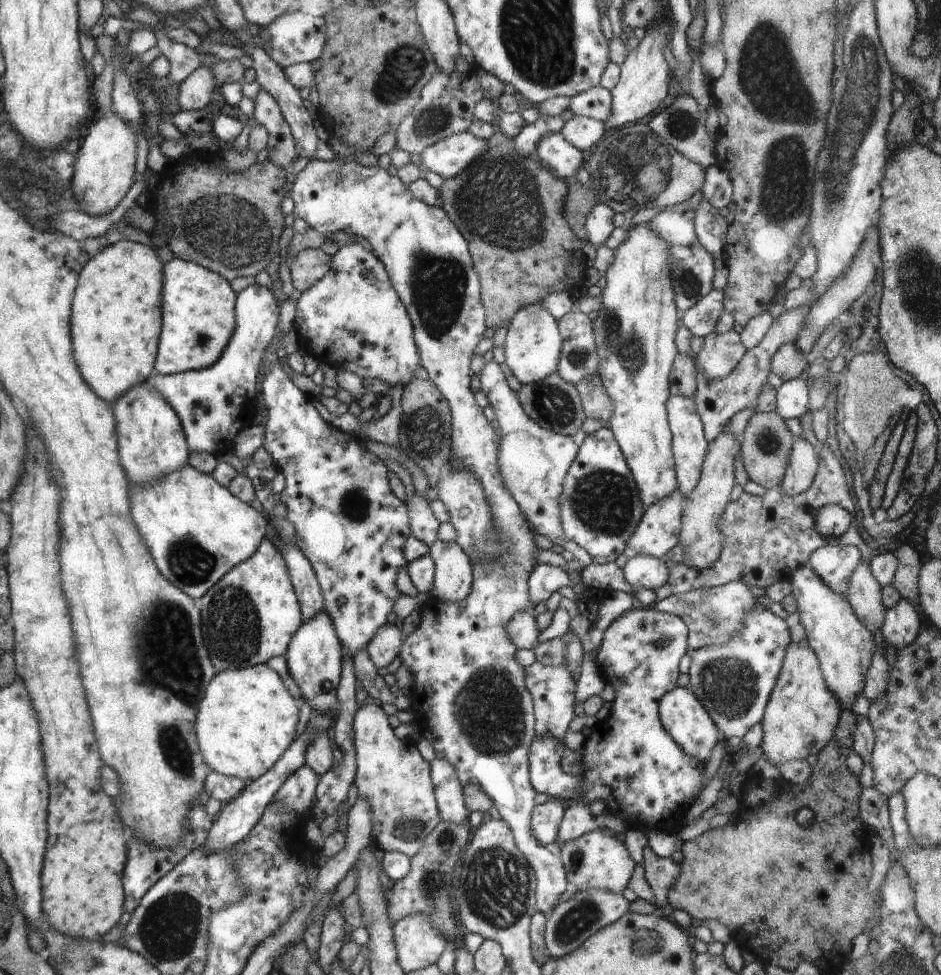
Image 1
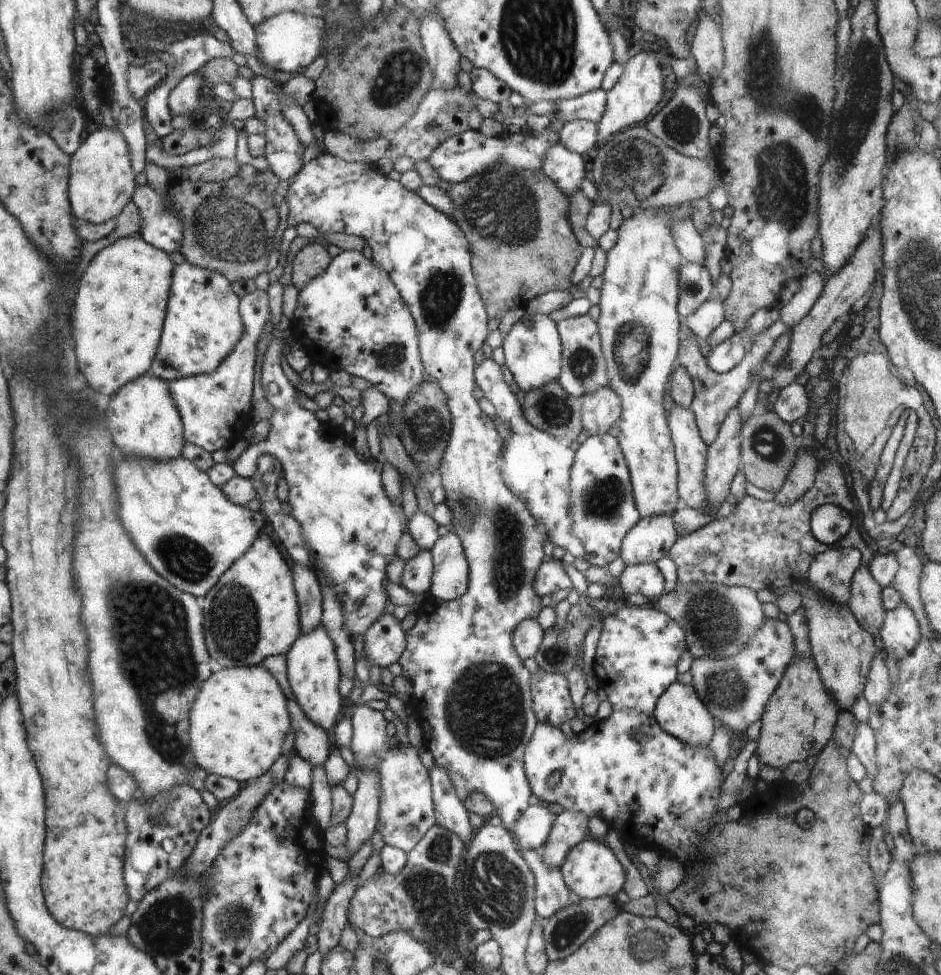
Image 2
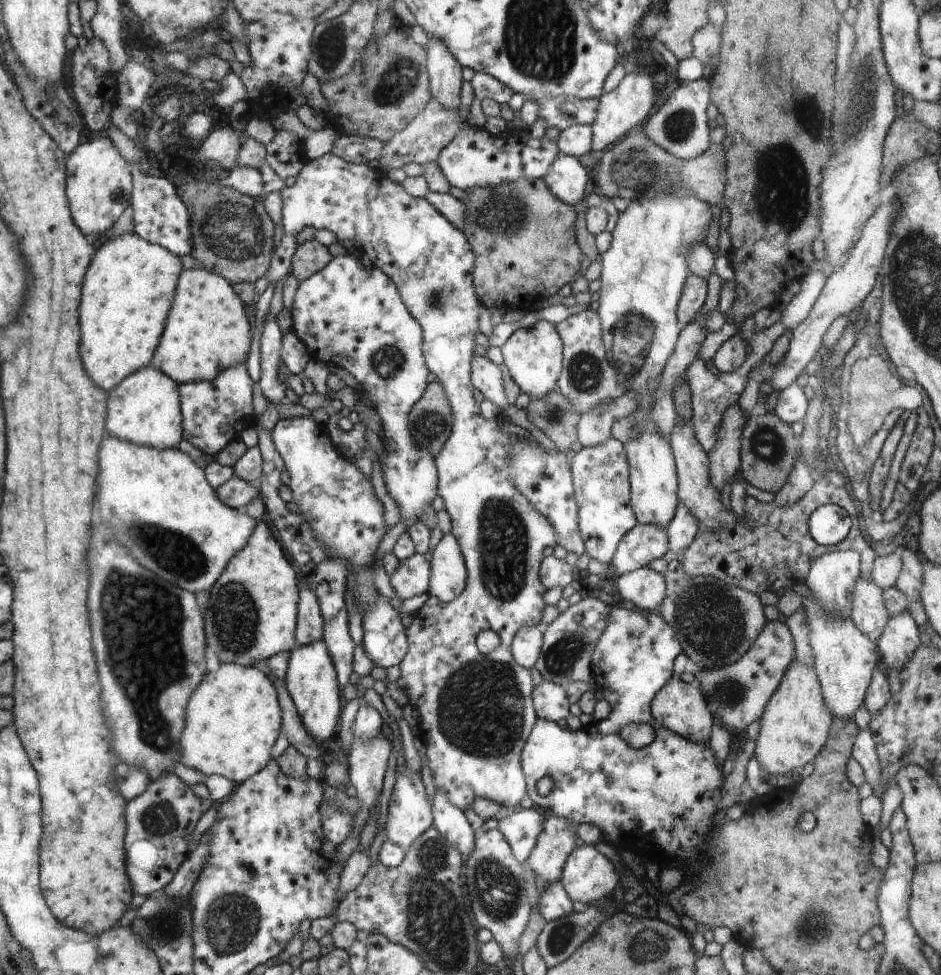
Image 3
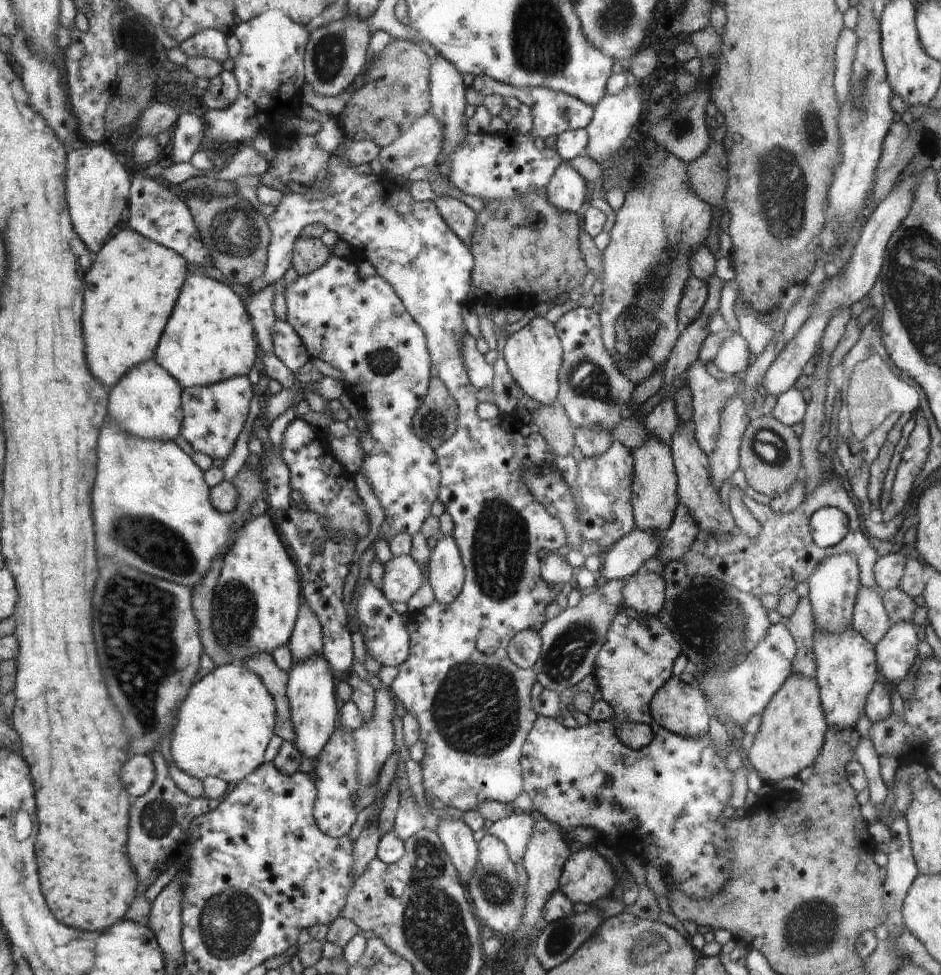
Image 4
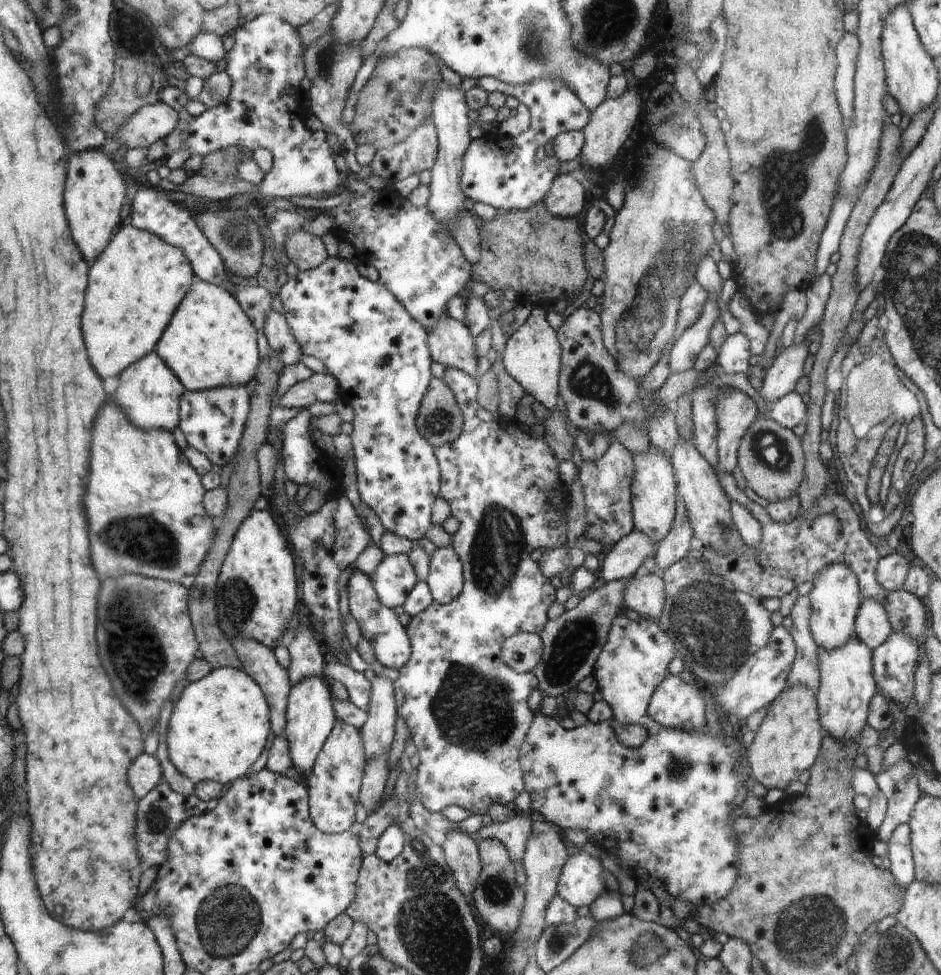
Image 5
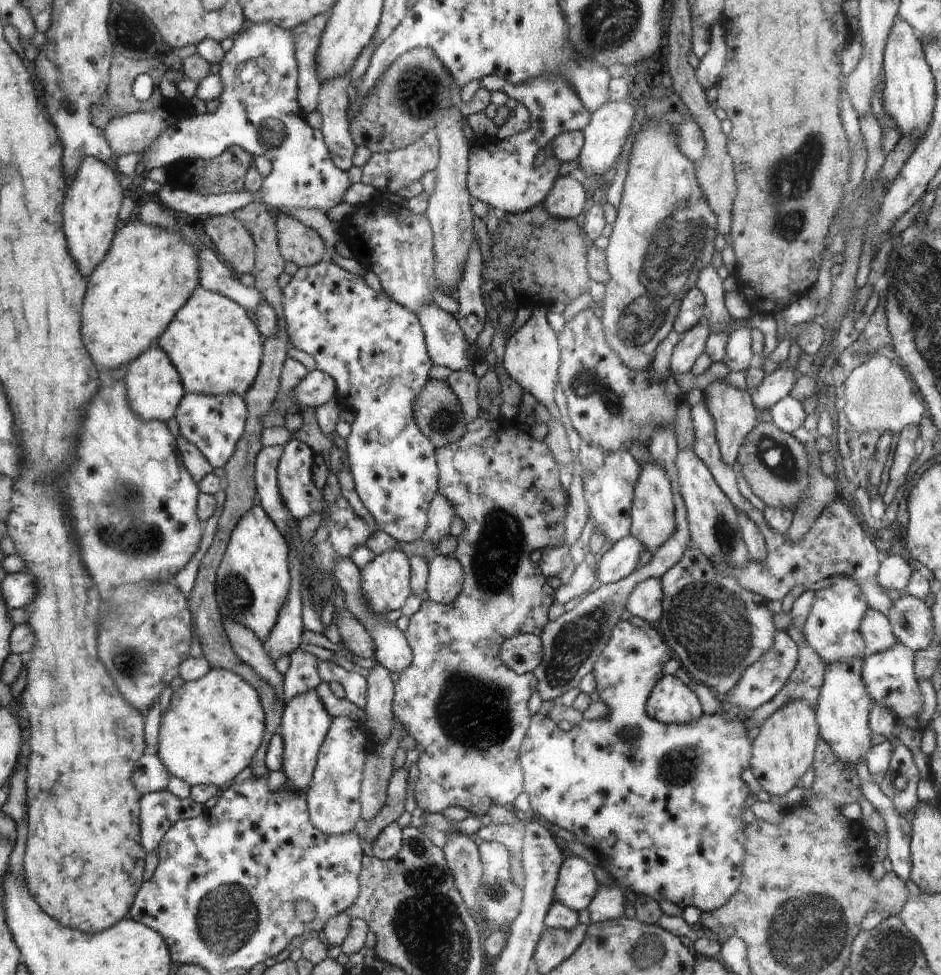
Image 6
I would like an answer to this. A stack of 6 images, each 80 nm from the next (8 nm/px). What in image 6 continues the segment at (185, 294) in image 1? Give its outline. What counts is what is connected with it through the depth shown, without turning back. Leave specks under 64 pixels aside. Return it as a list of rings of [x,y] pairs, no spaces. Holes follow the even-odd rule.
[[[199,286],[158,342],[179,371],[186,392],[216,396],[232,393],[243,398],[263,360],[258,329],[240,303]]]

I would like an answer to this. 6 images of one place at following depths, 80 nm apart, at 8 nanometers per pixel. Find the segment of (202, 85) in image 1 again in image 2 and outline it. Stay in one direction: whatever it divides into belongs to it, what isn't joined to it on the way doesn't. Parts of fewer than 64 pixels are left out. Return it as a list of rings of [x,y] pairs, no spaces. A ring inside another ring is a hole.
[[[199,72],[190,73],[181,79],[169,94],[169,111],[172,116],[192,115],[199,103],[198,92],[204,82]]]

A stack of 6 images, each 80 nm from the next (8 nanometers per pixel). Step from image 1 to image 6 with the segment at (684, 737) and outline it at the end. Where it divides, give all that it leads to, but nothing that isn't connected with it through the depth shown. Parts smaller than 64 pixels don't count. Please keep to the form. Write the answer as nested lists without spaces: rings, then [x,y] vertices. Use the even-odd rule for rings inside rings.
[[[662,675],[646,694],[646,712],[658,722],[681,725],[695,721],[703,713],[694,691],[676,675]]]

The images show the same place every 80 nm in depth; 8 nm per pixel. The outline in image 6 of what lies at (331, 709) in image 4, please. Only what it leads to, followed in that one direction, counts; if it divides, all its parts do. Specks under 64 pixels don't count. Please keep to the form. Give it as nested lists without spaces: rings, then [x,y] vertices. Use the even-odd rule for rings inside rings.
[[[314,689],[306,694],[295,696],[285,705],[279,728],[285,744],[282,771],[289,782],[289,785],[286,784],[286,786],[292,788],[292,791],[306,792],[318,764],[319,750],[322,748],[331,726],[332,717],[324,708]]]

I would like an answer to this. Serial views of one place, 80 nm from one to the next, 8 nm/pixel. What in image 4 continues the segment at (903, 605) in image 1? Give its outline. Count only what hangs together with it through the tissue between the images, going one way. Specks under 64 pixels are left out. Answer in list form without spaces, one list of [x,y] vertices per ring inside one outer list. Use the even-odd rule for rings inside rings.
[[[912,622],[896,623],[891,625],[888,632],[884,635],[884,638],[882,638],[878,644],[874,645],[877,667],[880,674],[879,678],[886,680],[893,689],[896,689],[900,681],[904,680],[904,676],[915,668],[919,660],[918,643],[920,635],[921,632],[916,630]]]

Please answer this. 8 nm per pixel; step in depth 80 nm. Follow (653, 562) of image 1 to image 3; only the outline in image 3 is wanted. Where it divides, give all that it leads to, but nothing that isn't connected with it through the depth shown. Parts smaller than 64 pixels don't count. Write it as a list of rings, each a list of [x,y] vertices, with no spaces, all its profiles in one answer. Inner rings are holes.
[[[648,566],[618,577],[618,594],[639,610],[658,612],[664,600],[666,584],[662,573]]]

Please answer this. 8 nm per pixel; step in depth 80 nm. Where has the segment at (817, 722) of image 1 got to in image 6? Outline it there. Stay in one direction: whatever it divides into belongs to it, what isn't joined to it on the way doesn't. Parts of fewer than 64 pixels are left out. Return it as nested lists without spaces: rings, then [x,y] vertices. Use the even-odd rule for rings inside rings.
[[[792,701],[771,714],[753,740],[750,768],[760,783],[761,790],[770,796],[784,796],[806,774],[815,757],[821,736],[815,710],[806,701]]]

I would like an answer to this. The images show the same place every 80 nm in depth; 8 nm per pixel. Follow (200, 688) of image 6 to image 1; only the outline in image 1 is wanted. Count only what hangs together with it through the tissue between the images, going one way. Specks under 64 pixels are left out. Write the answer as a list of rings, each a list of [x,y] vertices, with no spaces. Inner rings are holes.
[[[266,663],[243,669],[224,669],[215,675],[212,686],[208,686],[208,694],[203,694],[204,702],[199,704],[200,714],[196,713],[195,716],[195,735],[200,738],[200,752],[204,754],[203,759],[208,762],[209,770],[241,778],[247,783],[255,781],[274,768],[279,758],[290,748],[299,721],[301,701],[295,698],[295,693],[287,689],[280,675]]]

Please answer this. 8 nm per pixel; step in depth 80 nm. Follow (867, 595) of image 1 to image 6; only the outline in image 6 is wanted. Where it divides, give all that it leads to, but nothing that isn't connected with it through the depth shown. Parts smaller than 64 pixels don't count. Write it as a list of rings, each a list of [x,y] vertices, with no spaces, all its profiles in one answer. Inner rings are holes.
[[[870,609],[862,617],[859,629],[865,640],[865,654],[871,654],[890,650],[896,643],[897,638],[892,632],[889,618],[877,610]]]

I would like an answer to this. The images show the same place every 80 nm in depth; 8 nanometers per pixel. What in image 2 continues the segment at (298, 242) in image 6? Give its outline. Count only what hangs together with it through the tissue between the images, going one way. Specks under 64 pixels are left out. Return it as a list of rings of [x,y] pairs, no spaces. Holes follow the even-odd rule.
[[[310,243],[296,253],[293,260],[292,284],[298,290],[326,272],[330,266],[330,254],[320,243]]]

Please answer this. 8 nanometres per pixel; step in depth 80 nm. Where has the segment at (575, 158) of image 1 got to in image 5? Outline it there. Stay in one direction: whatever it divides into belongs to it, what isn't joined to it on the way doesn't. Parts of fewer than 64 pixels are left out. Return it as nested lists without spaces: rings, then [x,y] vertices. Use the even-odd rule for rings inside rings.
[[[570,173],[558,174],[543,201],[553,215],[578,216],[584,208],[584,194],[582,184],[578,184]]]

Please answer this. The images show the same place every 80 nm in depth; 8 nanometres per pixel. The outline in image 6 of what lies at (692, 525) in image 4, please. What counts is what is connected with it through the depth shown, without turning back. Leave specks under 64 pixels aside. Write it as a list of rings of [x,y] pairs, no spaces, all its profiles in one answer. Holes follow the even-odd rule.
[[[660,427],[658,432],[648,442],[649,453],[652,460],[665,470],[672,484],[673,501],[675,504],[675,533],[652,554],[652,559],[645,566],[638,567],[622,580],[605,585],[597,584],[595,589],[585,594],[577,601],[574,608],[564,611],[562,616],[556,620],[548,621],[540,640],[543,646],[542,662],[533,670],[532,674],[539,678],[538,696],[543,701],[554,701],[574,687],[578,687],[580,680],[593,672],[596,659],[600,656],[604,647],[608,644],[614,625],[626,617],[627,600],[632,589],[649,578],[661,579],[670,568],[672,568],[684,554],[686,541],[690,536],[687,521],[687,510],[684,499],[680,494],[680,485],[675,465],[679,446],[677,445],[674,428]]]

